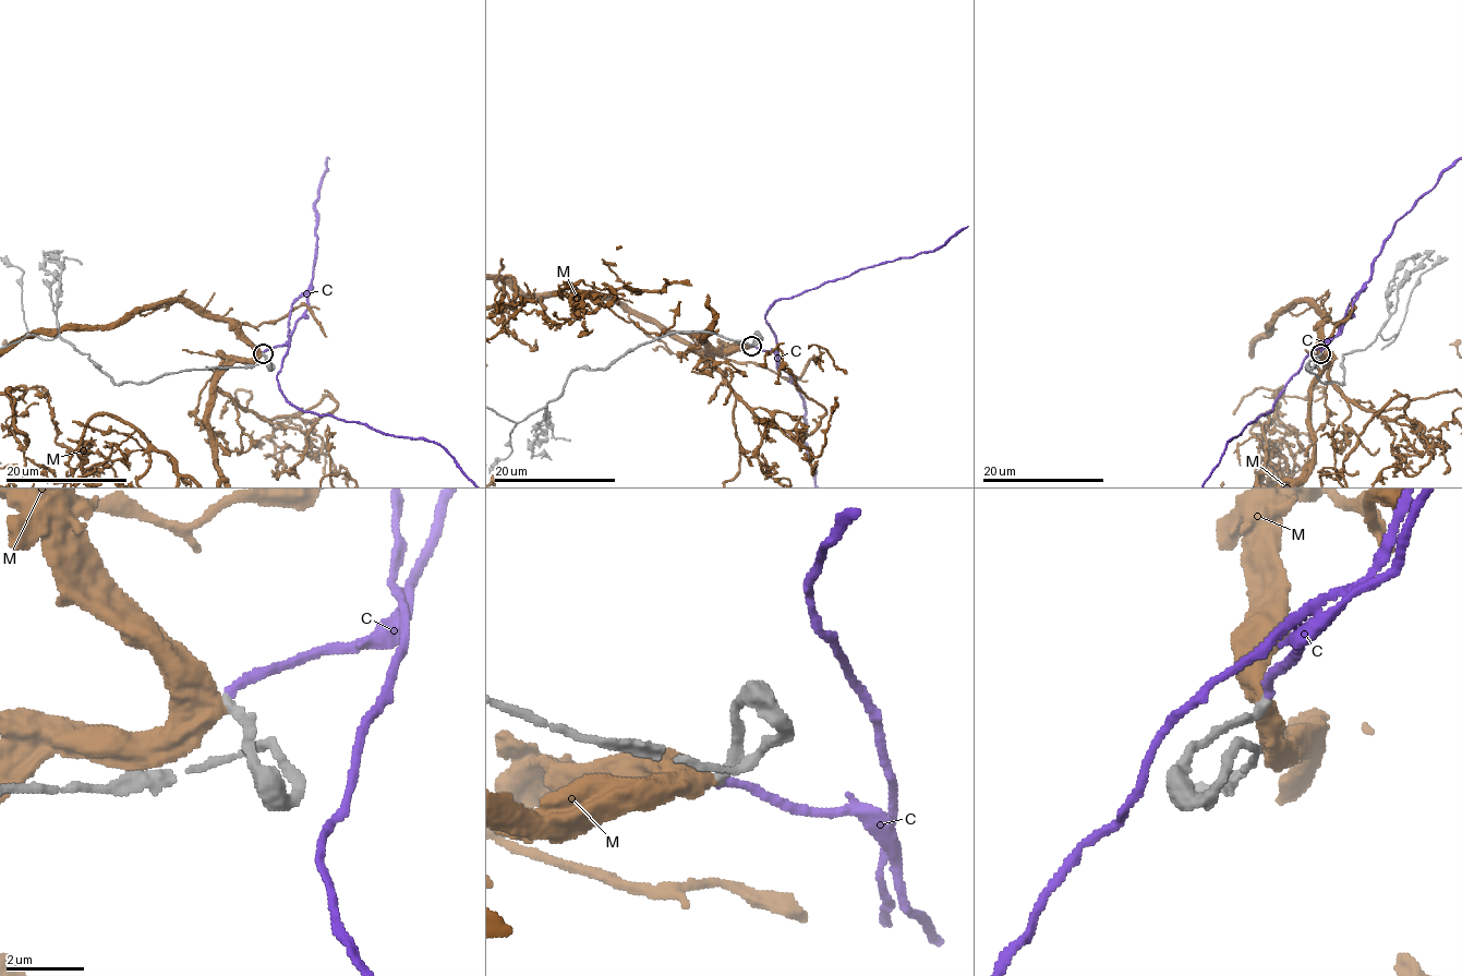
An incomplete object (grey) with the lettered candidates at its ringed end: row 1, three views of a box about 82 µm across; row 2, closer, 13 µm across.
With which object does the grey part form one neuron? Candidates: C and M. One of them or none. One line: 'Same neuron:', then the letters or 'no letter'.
Same neuron: C

